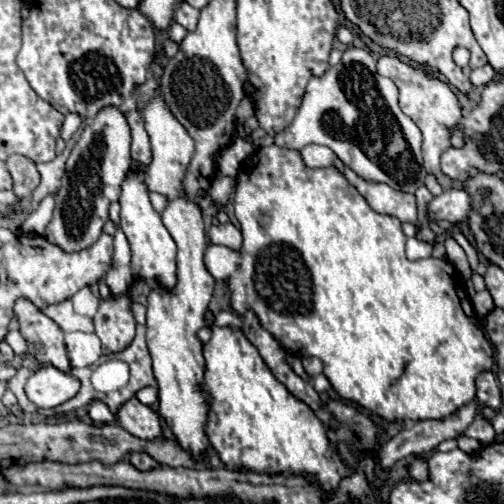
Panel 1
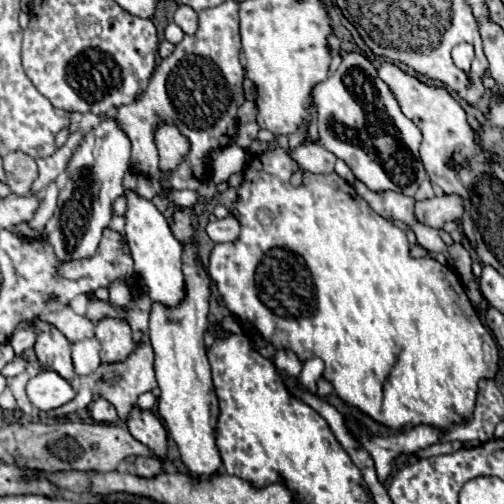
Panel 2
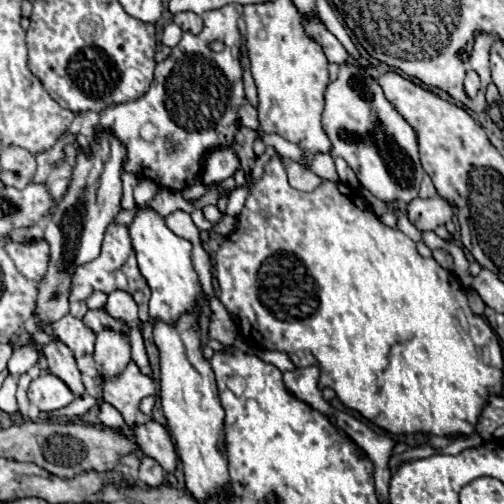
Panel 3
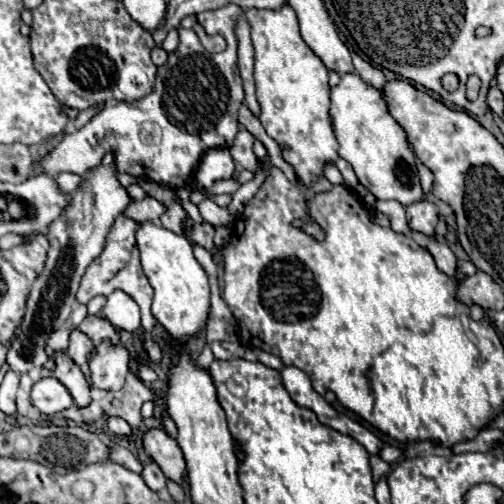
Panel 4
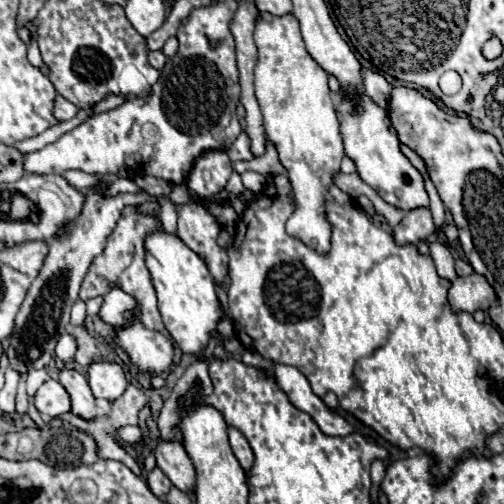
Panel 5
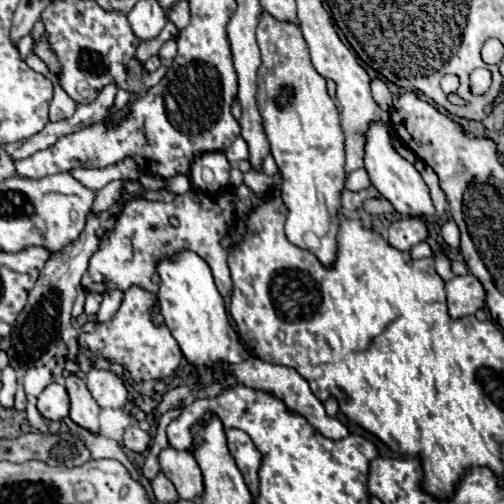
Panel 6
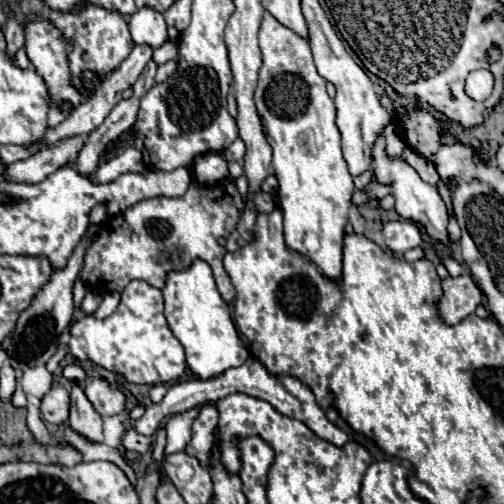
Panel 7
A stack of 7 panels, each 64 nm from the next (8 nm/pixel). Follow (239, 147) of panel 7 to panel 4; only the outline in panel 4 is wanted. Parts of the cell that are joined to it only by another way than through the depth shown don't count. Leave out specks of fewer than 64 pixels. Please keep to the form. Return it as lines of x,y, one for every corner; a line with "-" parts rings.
242,128
230,148
234,162
244,166
246,170
256,170
256,166
258,166
258,158
252,152
252,144
254,144
254,136
246,128

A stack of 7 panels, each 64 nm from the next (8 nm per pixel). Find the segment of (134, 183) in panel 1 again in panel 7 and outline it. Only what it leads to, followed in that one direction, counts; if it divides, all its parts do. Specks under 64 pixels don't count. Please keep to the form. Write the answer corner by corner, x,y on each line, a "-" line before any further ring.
194,260
184,270
168,272
162,296
164,316
172,334
184,346
186,362
192,372
196,372
200,378
214,378
224,370
234,368
236,364
244,364
250,354
234,328
228,304
222,300
216,288
212,268
204,260

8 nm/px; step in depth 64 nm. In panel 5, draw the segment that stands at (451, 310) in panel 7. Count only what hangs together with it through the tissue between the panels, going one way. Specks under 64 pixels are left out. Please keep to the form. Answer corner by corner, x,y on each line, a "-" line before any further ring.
476,272
466,278
456,278
450,286
448,300
456,312
458,310
466,310
466,312
484,310
486,312
488,308
498,306
498,296
494,288
488,284
484,276

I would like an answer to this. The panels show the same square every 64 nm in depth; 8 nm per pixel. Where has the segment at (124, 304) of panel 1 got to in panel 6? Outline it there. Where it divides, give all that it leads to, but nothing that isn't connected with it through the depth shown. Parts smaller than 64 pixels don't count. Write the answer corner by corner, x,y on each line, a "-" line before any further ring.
92,368
86,374
86,384
98,406
108,406
108,408
122,408
124,400
128,396
126,384
122,378
110,370
98,370

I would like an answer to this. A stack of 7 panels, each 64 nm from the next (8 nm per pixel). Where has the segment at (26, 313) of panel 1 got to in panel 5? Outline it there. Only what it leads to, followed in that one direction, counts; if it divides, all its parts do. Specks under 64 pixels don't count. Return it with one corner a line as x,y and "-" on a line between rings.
62,368
58,382
66,388
72,400
72,412
82,418
94,418
96,416
96,404
94,404
94,394
88,386
88,380
82,372
74,368

